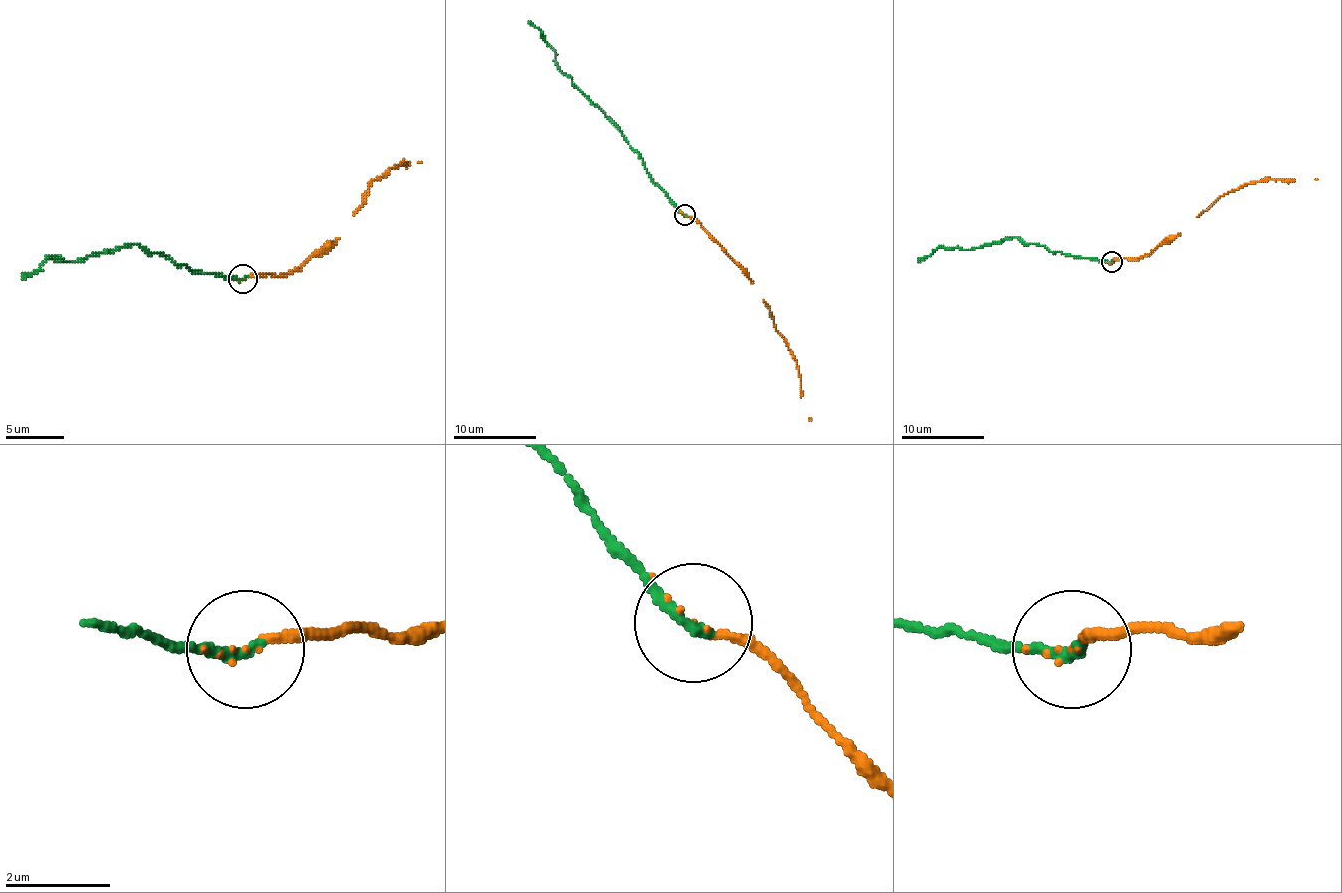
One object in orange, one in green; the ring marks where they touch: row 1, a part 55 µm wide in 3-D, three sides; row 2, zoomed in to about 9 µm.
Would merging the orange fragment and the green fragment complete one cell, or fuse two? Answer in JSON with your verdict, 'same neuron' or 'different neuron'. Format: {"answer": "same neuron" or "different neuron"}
{"answer": "same neuron"}

